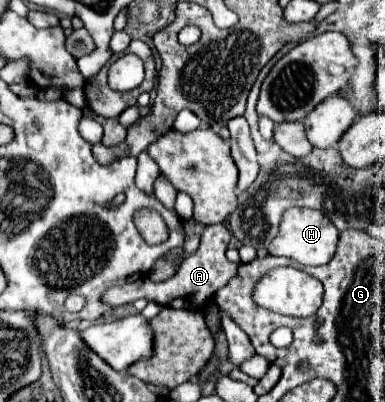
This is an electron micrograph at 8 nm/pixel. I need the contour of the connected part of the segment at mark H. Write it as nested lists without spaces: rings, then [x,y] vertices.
[[[293,207],[287,209],[281,221],[281,229],[273,243],[269,245],[269,251],[273,255],[285,255],[301,265],[325,265],[333,259],[339,243],[339,231],[337,227],[321,213],[315,209],[305,209],[305,207]]]

